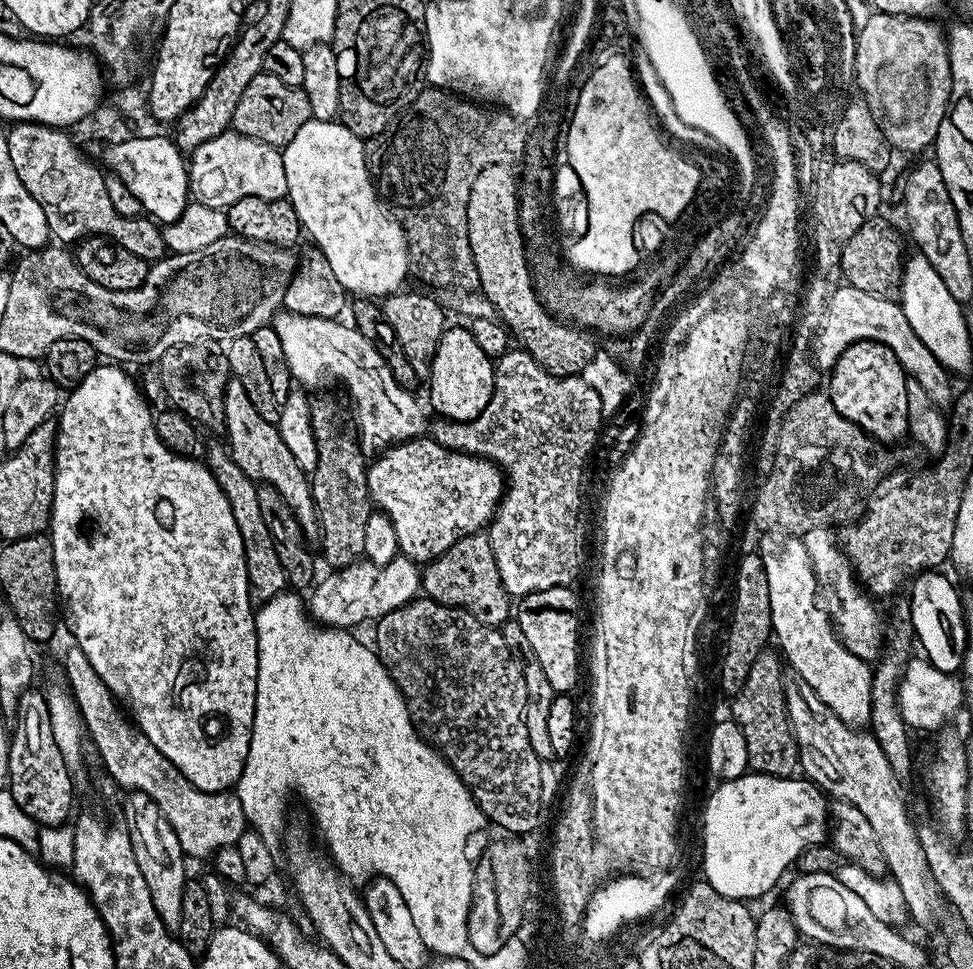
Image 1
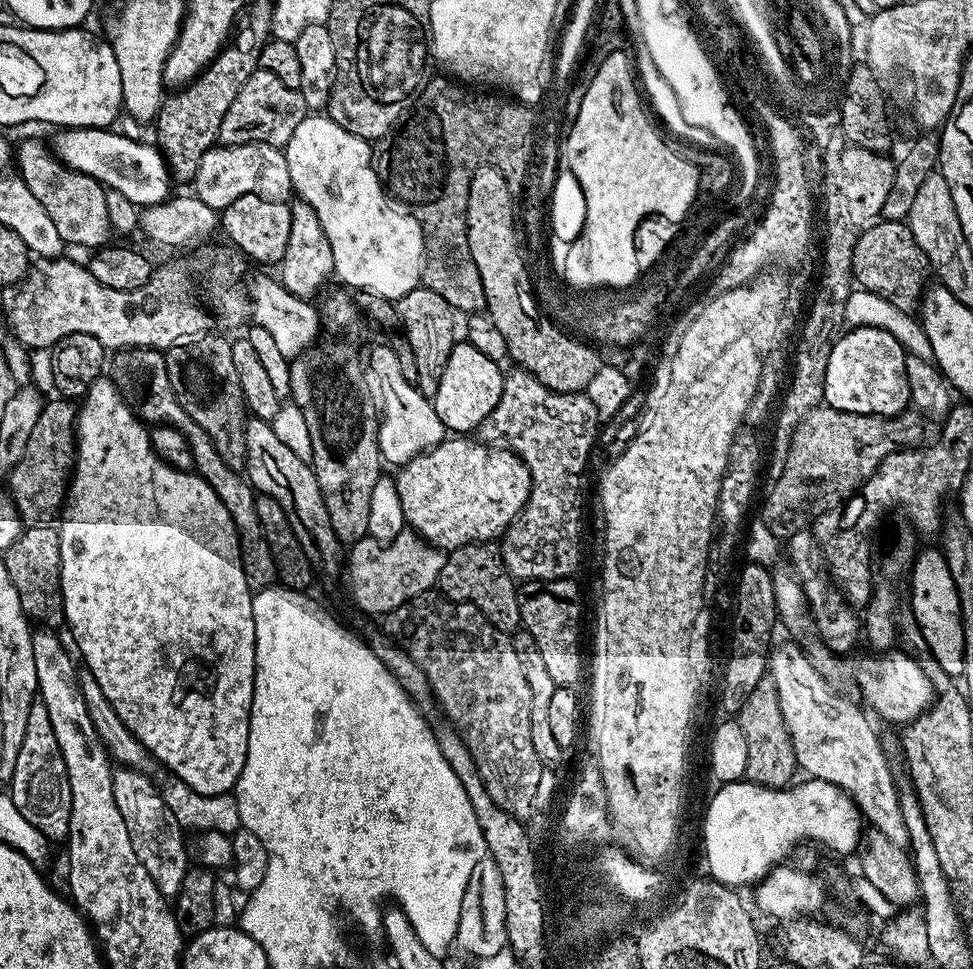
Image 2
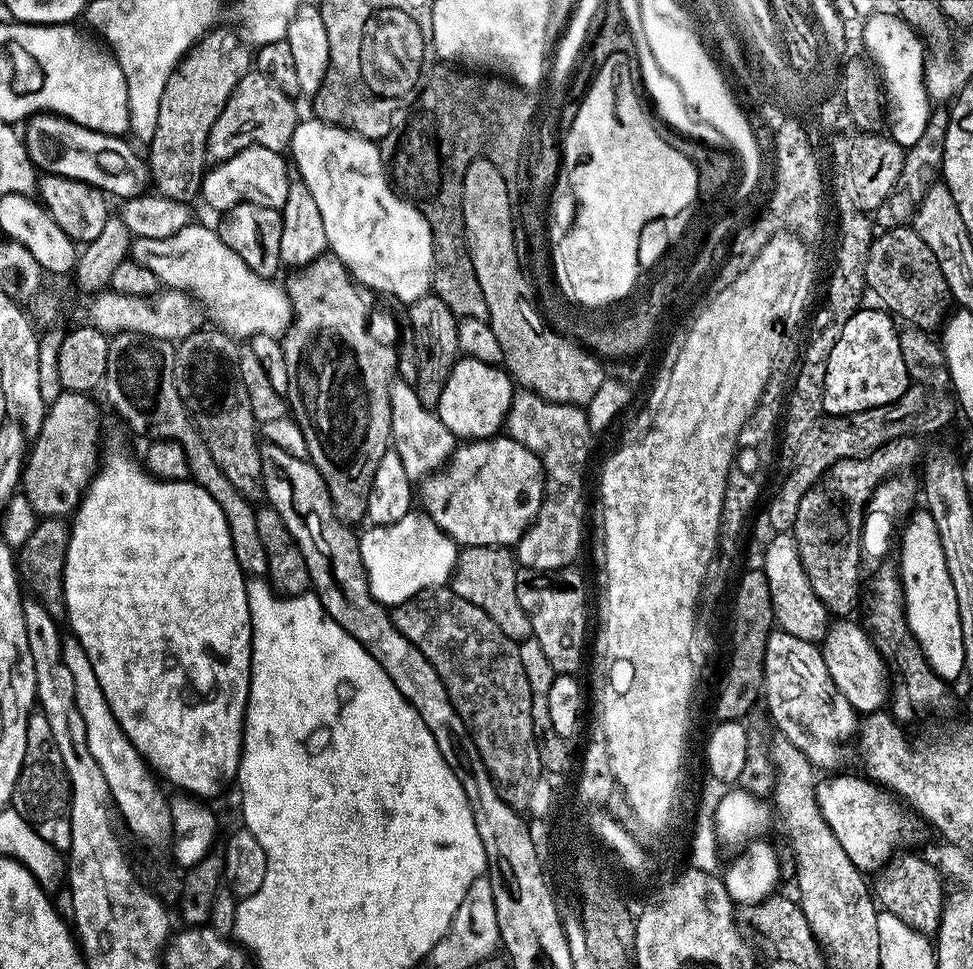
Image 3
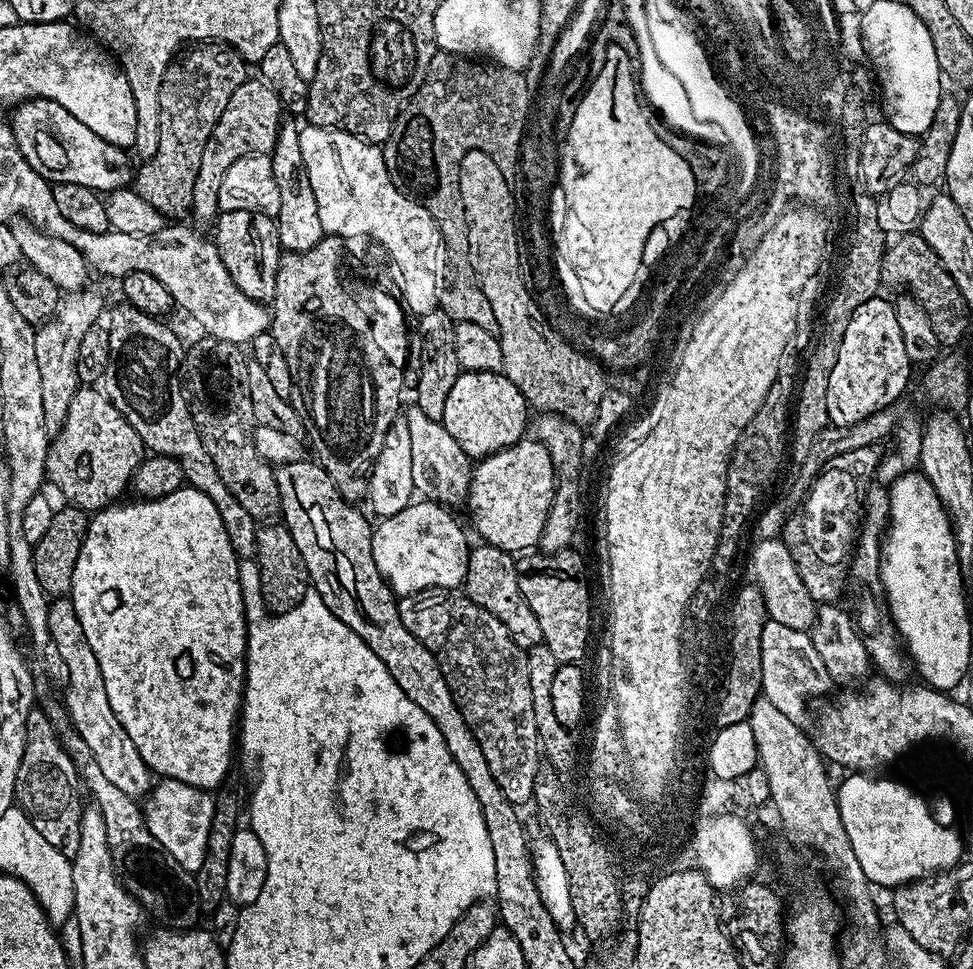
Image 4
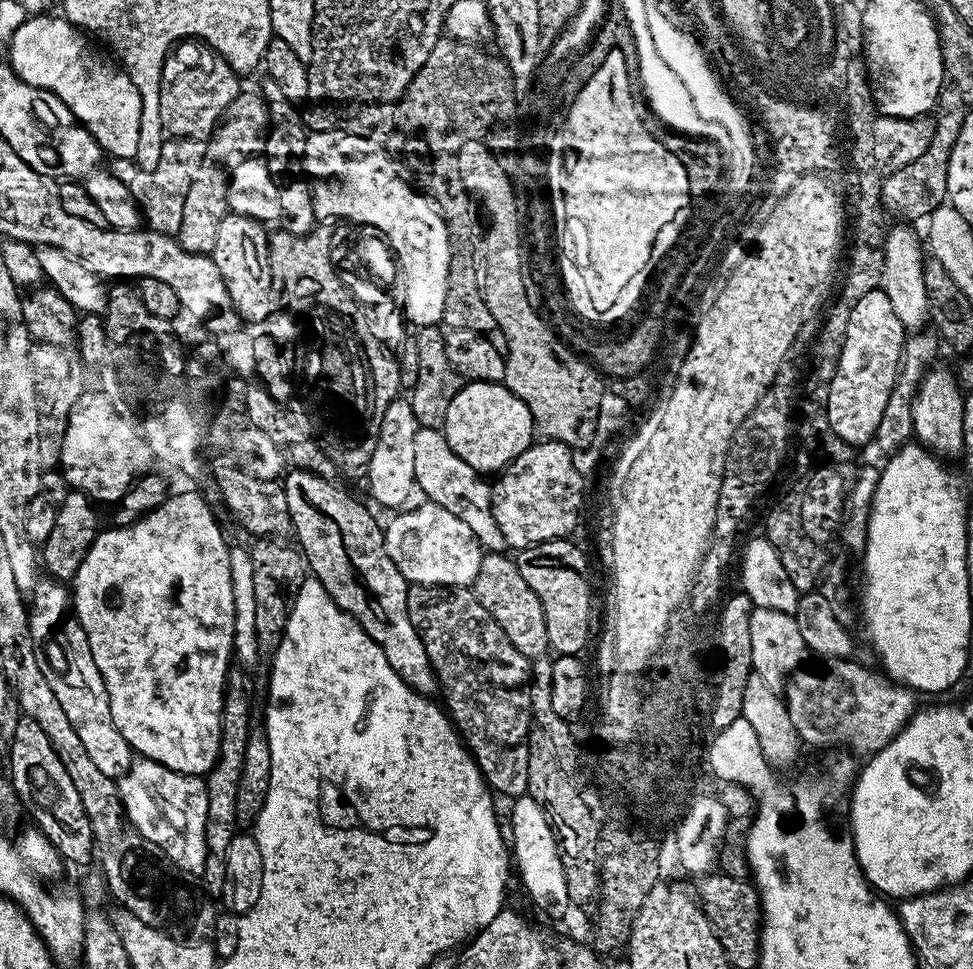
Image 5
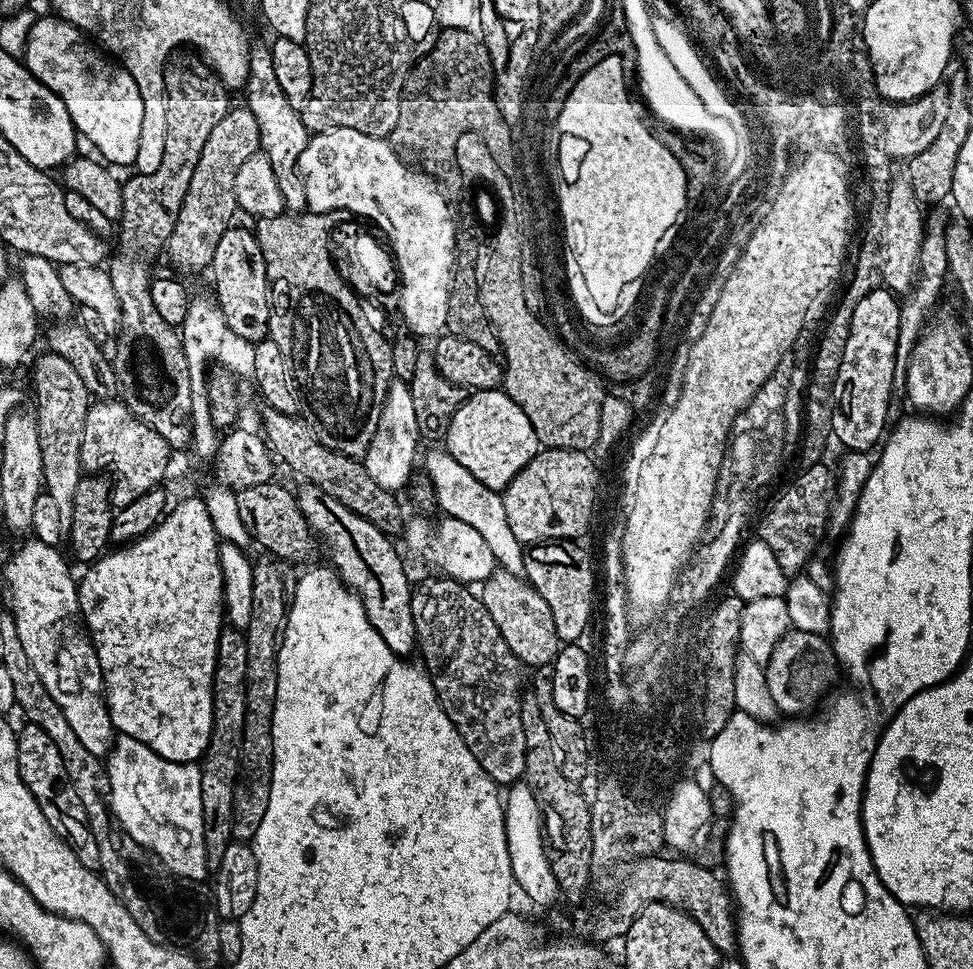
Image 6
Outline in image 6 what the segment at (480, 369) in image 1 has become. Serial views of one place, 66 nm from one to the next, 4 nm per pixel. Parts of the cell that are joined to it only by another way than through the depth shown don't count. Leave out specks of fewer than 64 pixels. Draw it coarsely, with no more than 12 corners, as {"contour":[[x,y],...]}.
{"contour":[[472,392],[446,451],[503,490],[542,451],[507,392]]}

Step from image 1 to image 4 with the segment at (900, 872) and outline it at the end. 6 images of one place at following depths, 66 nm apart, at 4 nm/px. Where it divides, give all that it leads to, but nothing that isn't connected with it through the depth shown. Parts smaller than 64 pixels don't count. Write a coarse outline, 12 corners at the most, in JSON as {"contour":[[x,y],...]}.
{"contour":[[764,621],[760,687],[786,718],[833,684],[808,632]]}

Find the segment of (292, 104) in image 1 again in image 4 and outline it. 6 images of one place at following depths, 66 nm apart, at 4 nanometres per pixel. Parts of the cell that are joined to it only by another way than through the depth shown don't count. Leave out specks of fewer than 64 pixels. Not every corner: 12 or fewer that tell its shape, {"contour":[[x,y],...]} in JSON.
{"contour":[[249,78],[230,94],[202,150],[191,215],[220,212],[218,186],[243,156],[269,155],[278,94]]}

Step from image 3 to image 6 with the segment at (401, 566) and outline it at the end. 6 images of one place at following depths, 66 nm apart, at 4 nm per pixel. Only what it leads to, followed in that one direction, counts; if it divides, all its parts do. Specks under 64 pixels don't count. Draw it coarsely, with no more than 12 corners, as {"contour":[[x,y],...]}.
{"contour":[[416,514],[404,544],[437,573],[479,585],[498,565],[478,530]]}

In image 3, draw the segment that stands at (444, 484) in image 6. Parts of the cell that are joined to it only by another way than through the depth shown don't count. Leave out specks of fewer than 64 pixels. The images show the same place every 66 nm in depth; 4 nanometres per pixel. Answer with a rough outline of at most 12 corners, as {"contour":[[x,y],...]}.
{"contour":[[392,385],[391,447],[412,482],[443,469],[458,437],[415,387]]}

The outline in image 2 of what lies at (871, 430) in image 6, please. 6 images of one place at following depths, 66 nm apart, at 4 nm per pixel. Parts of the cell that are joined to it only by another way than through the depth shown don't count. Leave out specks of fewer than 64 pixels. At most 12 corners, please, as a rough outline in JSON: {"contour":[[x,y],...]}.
{"contour":[[849,327],[826,362],[823,403],[867,416],[909,407],[904,347]]}

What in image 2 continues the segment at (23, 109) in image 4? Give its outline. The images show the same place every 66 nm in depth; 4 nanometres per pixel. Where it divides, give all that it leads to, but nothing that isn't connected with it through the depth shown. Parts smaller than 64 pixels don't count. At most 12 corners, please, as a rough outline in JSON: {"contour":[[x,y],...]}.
{"contour":[[60,128],[67,168],[137,206],[168,200],[164,153],[107,128]]}

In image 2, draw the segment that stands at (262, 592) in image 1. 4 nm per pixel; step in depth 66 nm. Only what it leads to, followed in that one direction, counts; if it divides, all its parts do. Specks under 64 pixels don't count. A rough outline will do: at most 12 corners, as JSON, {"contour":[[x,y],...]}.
{"contour":[[126,348],[110,379],[145,425],[190,442],[194,471],[240,539],[253,594],[277,583],[257,493],[182,410],[158,348]]}

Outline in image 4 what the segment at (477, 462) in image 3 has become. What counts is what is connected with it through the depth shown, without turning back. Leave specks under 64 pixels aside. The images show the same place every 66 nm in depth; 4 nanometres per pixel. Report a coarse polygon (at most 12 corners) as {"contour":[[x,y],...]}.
{"contour":[[535,438],[483,457],[466,501],[479,539],[535,549],[557,483]]}

